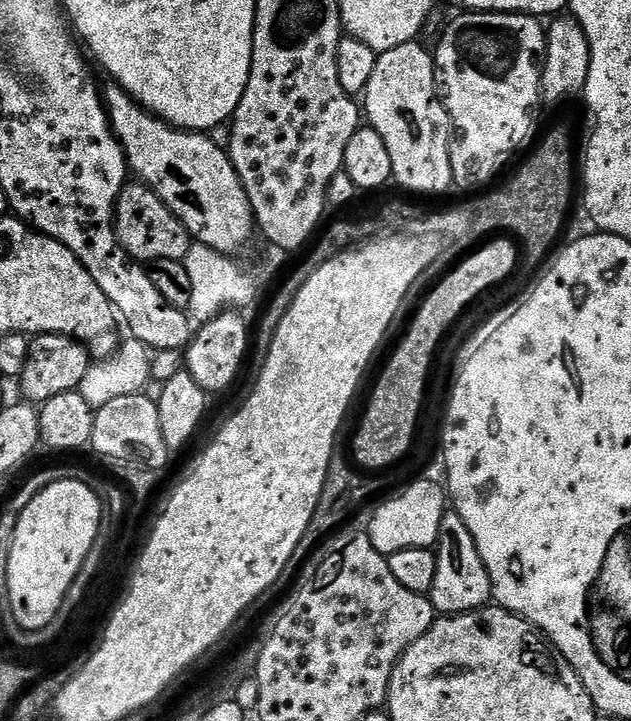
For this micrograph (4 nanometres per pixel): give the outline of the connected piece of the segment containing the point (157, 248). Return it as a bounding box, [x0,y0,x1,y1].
[116,182,193,262]

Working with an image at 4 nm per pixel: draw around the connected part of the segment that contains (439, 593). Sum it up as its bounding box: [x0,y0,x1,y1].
[430,510,493,617]

